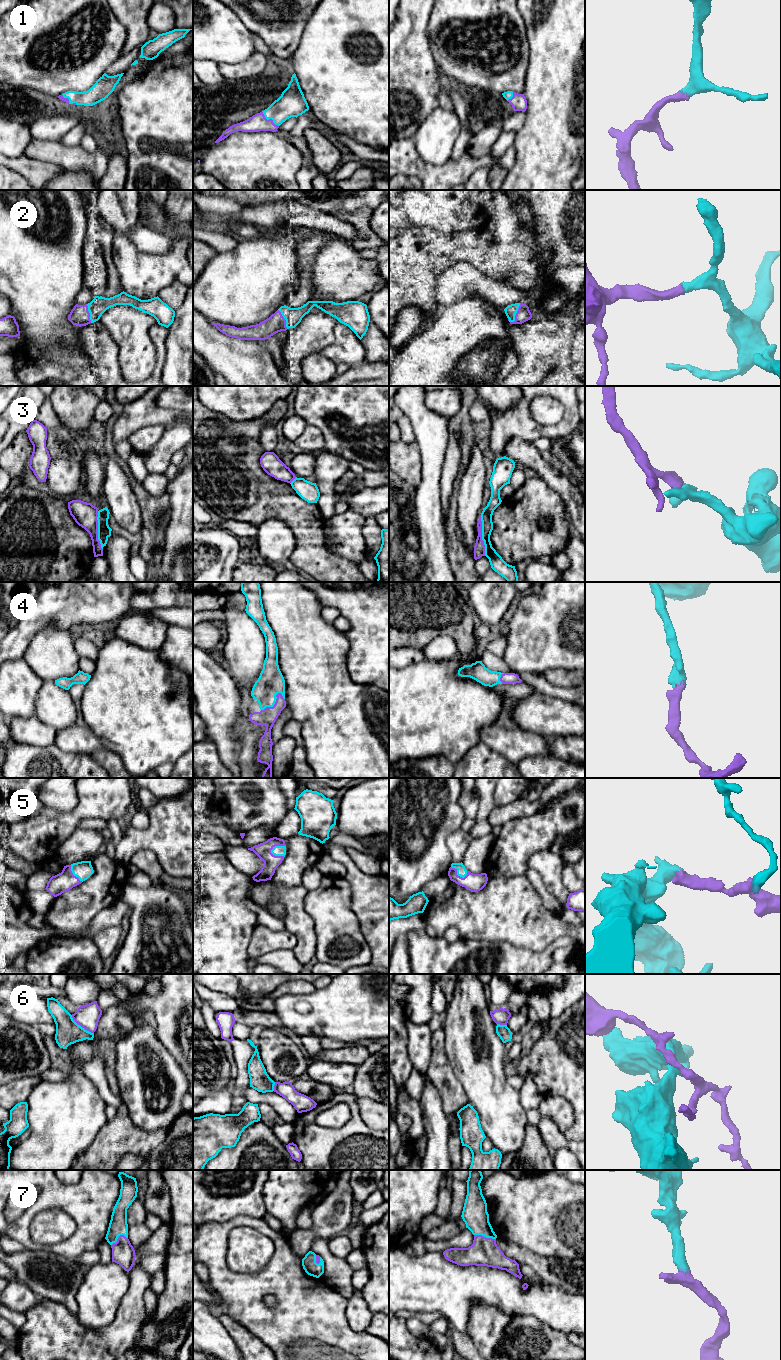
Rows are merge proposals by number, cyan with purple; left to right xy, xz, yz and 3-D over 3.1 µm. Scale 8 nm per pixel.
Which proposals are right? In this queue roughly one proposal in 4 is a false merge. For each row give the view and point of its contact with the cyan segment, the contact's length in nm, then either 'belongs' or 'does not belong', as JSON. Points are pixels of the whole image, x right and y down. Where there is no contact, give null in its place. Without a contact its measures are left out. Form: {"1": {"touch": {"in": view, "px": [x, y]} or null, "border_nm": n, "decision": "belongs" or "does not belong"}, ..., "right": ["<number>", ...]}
{"1": {"touch": {"in": "xz", "px": [269, 118]}, "border_nm": 180, "decision": "belongs"}, "2": {"touch": {"in": "yz", "px": [515, 314]}, "border_nm": 180, "decision": "belongs"}, "3": {"touch": {"in": "yz", "px": [482, 535]}, "border_nm": 340, "decision": "does not belong"}, "4": {"touch": {"in": "xz", "px": [274, 703]}, "border_nm": 220, "decision": "belongs"}, "5": {"touch": {"in": "xz", "px": [277, 846]}, "border_nm": 140, "decision": "belongs"}, "6": {"touch": {"in": "xy", "px": [80, 1026]}, "border_nm": 240, "decision": "does not belong"}, "7": {"touch": {"in": "yz", "px": [485, 1236]}, "border_nm": 180, "decision": "belongs"}, "right": ["1", "2", "4", "5", "7"]}

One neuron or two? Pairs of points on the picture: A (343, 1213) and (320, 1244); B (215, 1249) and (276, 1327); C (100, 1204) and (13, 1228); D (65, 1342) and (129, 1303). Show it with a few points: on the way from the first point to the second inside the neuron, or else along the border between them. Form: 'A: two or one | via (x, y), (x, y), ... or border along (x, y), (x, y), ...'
A: two | border along (327, 1239), (316, 1237), (309, 1250)
B: one | via (218, 1269), (256, 1308)
C: one | via (78, 1202), (48, 1202), (39, 1211), (35, 1211)
D: one | via (84, 1346), (100, 1344), (122, 1322)

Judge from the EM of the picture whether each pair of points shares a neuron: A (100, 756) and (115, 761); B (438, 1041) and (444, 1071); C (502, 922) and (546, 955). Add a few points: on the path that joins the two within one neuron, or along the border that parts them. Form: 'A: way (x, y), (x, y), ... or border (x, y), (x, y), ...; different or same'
A: way (104, 757), (111, 761); same
B: way (438, 1048), (439, 1064); same
C: border (551, 943), (540, 951), (531, 951), (518, 947); different

